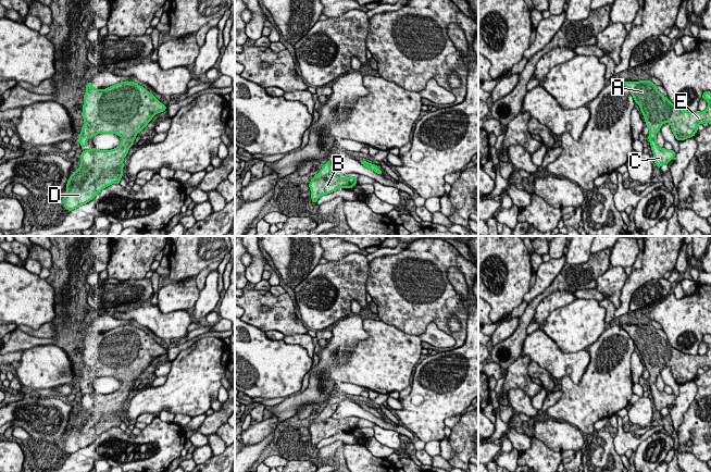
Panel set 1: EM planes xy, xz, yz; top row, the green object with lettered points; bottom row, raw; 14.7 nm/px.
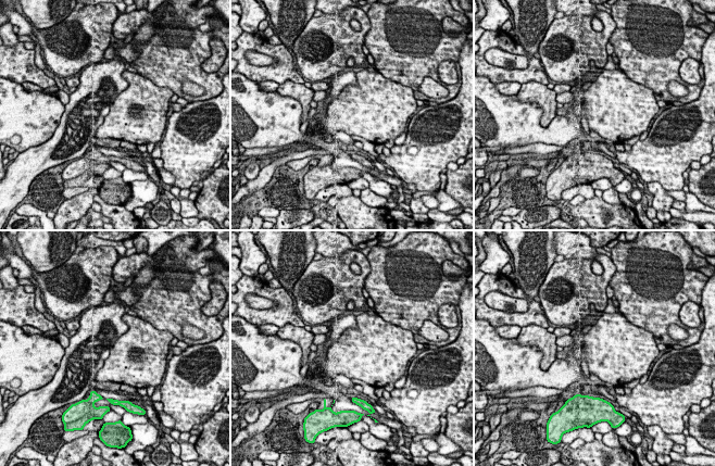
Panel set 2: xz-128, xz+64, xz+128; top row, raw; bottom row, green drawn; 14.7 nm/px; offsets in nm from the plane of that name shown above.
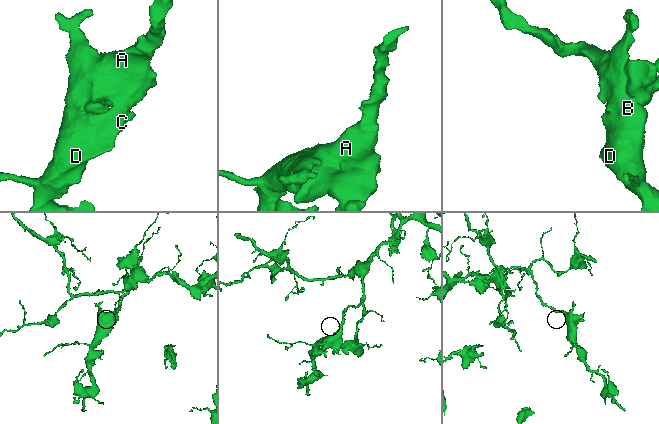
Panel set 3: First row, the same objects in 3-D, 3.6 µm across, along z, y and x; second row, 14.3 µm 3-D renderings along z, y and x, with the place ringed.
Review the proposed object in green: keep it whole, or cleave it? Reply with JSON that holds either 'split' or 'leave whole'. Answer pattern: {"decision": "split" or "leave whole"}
{"decision": "leave whole"}

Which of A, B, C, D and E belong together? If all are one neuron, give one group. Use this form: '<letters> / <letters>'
A B C D E

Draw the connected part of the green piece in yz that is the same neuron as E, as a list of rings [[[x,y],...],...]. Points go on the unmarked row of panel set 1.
[[[651,324],[621,325],[631,336],[635,346],[639,349],[647,371],[649,372],[649,383],[653,397],[653,405],[657,411],[668,408],[674,400],[675,395],[660,392],[657,388],[657,377],[660,371],[670,367],[673,378],[681,385],[696,378],[698,369],[708,365],[711,368],[711,336],[704,335],[702,343],[708,345],[708,350],[703,356],[687,355],[664,340]]]

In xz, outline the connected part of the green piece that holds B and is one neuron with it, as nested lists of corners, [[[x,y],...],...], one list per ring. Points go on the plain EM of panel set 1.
[[[327,405],[309,427],[311,444],[315,447],[322,439],[330,437],[339,432],[352,432],[357,428],[357,423],[357,420],[338,421],[332,418],[330,405]]]

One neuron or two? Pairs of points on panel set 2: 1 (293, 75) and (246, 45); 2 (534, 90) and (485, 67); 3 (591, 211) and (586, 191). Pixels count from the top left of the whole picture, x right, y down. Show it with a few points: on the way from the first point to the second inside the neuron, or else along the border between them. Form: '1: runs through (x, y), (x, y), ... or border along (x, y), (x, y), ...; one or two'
1: runs through (285, 62), (274, 51), (259, 45); one
2: border along (521, 84), (537, 82), (546, 85); two
3: border along (594, 194), (585, 199); two

